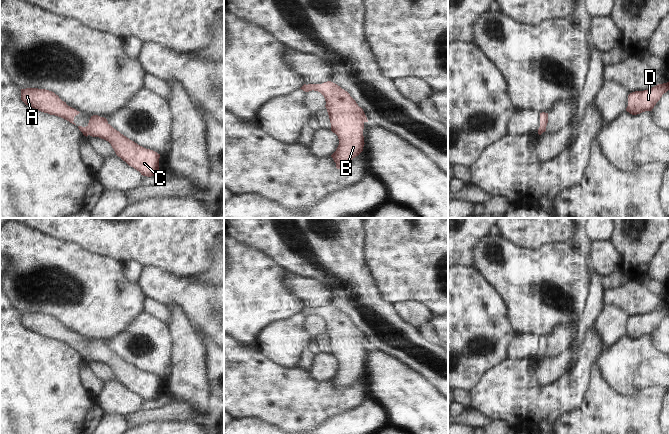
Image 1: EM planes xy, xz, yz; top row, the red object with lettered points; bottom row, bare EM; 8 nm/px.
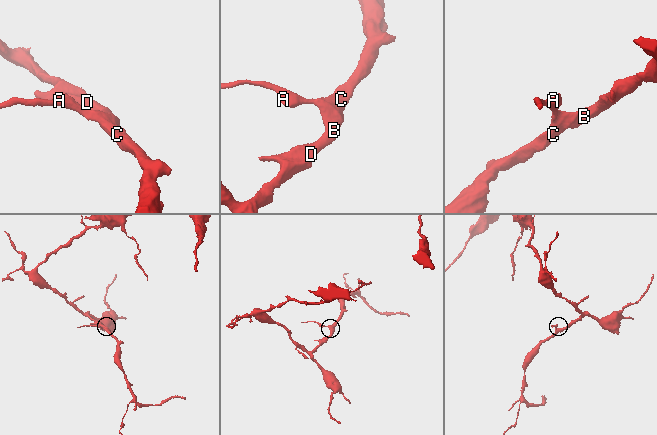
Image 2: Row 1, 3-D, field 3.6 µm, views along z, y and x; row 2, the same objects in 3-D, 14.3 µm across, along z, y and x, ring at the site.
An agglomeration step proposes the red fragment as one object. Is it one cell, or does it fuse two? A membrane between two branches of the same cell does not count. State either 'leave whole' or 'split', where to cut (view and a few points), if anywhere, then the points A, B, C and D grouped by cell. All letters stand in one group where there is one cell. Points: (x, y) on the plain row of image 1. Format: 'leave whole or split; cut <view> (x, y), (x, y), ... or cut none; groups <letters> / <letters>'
leave whole; cut none; groups A B C D

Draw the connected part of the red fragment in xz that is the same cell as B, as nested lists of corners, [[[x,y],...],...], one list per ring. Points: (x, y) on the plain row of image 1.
[[[331,305],[304,308],[300,313],[305,316],[318,315],[324,320],[331,355],[339,363],[339,369],[331,381],[336,392],[340,393],[363,375],[363,353],[364,347],[368,346],[367,341],[350,318]]]

